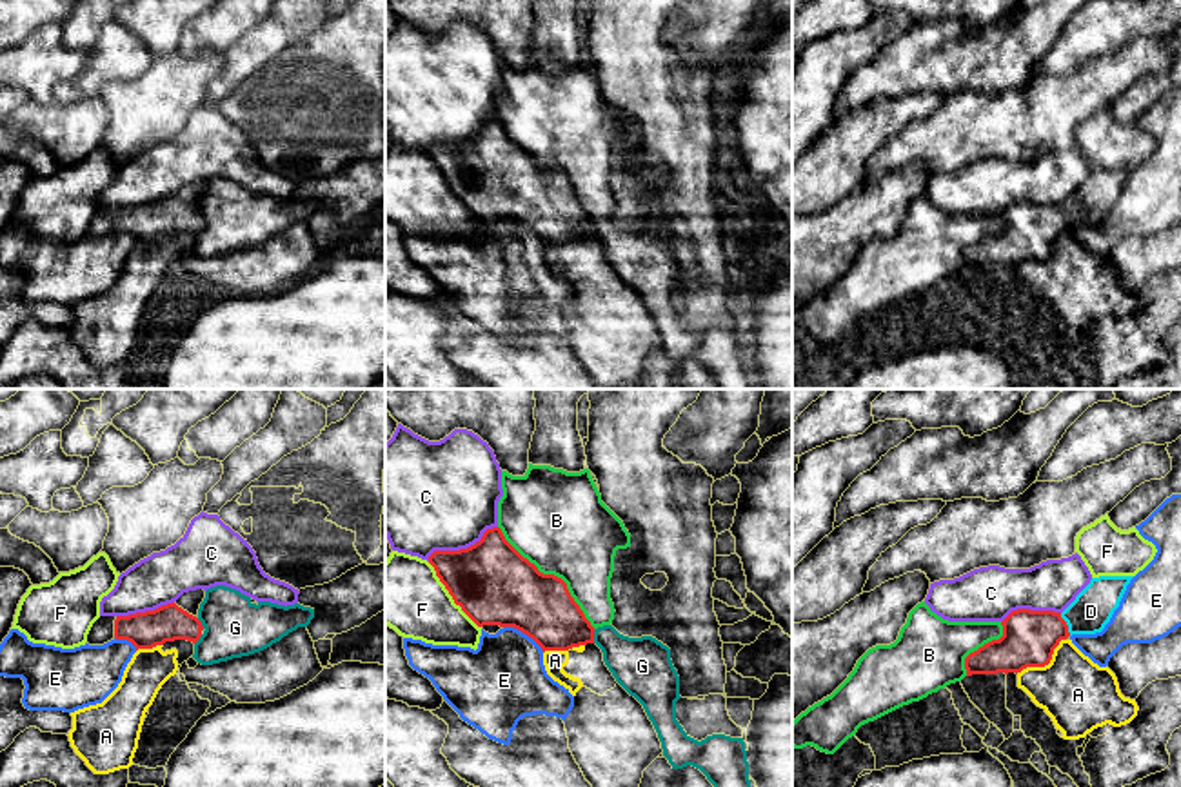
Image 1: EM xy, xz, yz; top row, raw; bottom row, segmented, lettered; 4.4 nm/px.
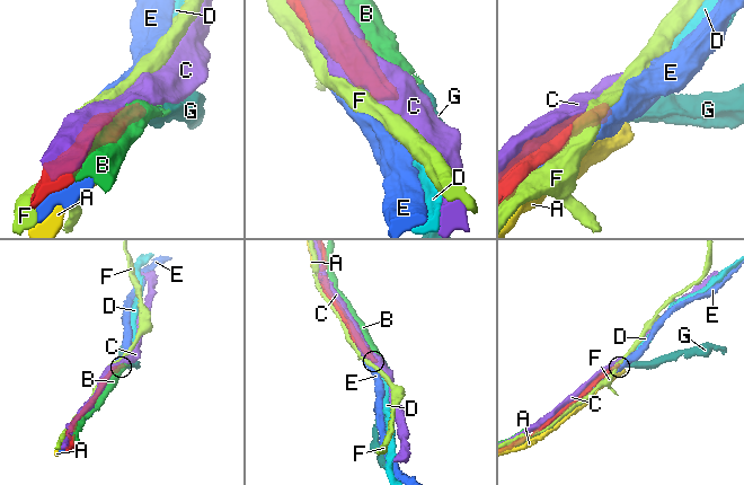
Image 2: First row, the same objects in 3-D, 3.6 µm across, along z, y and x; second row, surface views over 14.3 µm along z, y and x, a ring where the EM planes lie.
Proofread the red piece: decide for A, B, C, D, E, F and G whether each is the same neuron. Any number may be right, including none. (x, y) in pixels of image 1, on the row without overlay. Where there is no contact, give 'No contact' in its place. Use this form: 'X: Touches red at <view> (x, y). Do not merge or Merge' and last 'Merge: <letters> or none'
A: Touches red at yz (1045, 257). Do not merge
B: Touches red at xz (553, 168). Do not merge
C: Touches red at xz (462, 142). Do not merge
D: Touches red at yz (1065, 217). Merge
E: Touches red at xz (524, 226). Do not merge
F: Touches red at xz (449, 186). Do not merge
G: Touches red at xz (593, 229). Do not merge
Merge: D

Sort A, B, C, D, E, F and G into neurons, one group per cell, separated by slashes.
A / B G / C / D / E / F

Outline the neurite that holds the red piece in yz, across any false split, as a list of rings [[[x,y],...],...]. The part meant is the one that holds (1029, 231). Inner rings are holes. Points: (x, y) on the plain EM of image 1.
[[[1099,169],[1063,204],[1012,204],[1003,214],[1003,229],[965,251],[967,269],[1021,265],[1050,256],[1054,242],[1072,227],[1105,222],[1134,169]]]

